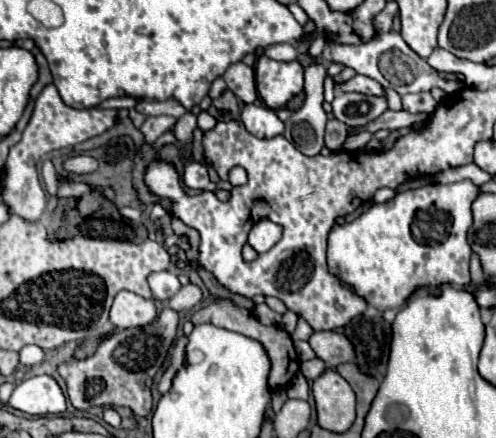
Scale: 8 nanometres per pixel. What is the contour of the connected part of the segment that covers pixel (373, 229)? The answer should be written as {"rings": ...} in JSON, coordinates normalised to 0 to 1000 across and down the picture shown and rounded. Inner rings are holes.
{"rings":[[[948,411],[915,416],[915,420],[863,420],[851,429],[802,438],[790,457],[774,466],[754,466],[722,498],[677,511],[661,534],[661,616],[677,626],[690,644],[710,653],[710,662],[734,680],[746,699],[762,708],[798,708],[806,703],[823,676],[847,653],[879,653],[895,644],[911,644],[915,653],[948,648],[948,584],[952,571],[944,562],[940,534],[952,516],[948,470],[964,447],[964,425]]]}

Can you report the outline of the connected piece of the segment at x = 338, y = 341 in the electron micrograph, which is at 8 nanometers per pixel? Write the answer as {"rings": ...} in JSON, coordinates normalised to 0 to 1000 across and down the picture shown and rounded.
{"rings":[[[633,758],[629,772],[621,776],[633,808],[653,822],[653,826],[710,826],[718,817],[718,799],[710,799],[710,781],[694,772],[685,758]]]}

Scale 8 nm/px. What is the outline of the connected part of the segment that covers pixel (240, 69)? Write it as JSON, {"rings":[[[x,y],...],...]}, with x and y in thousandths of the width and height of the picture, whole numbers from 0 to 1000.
{"rings":[[[476,142],[468,146],[456,169],[448,174],[460,205],[476,215],[476,224],[484,224],[496,237],[516,233],[516,192],[512,192],[512,160],[504,151],[496,151],[492,142]]]}

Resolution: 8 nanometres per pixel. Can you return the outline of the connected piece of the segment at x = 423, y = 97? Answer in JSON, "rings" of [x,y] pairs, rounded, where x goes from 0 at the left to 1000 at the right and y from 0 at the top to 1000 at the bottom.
{"rings":[[[847,210],[847,215],[815,215],[810,219],[810,242],[827,260],[871,260],[879,251],[879,228],[871,224],[867,210]]]}

